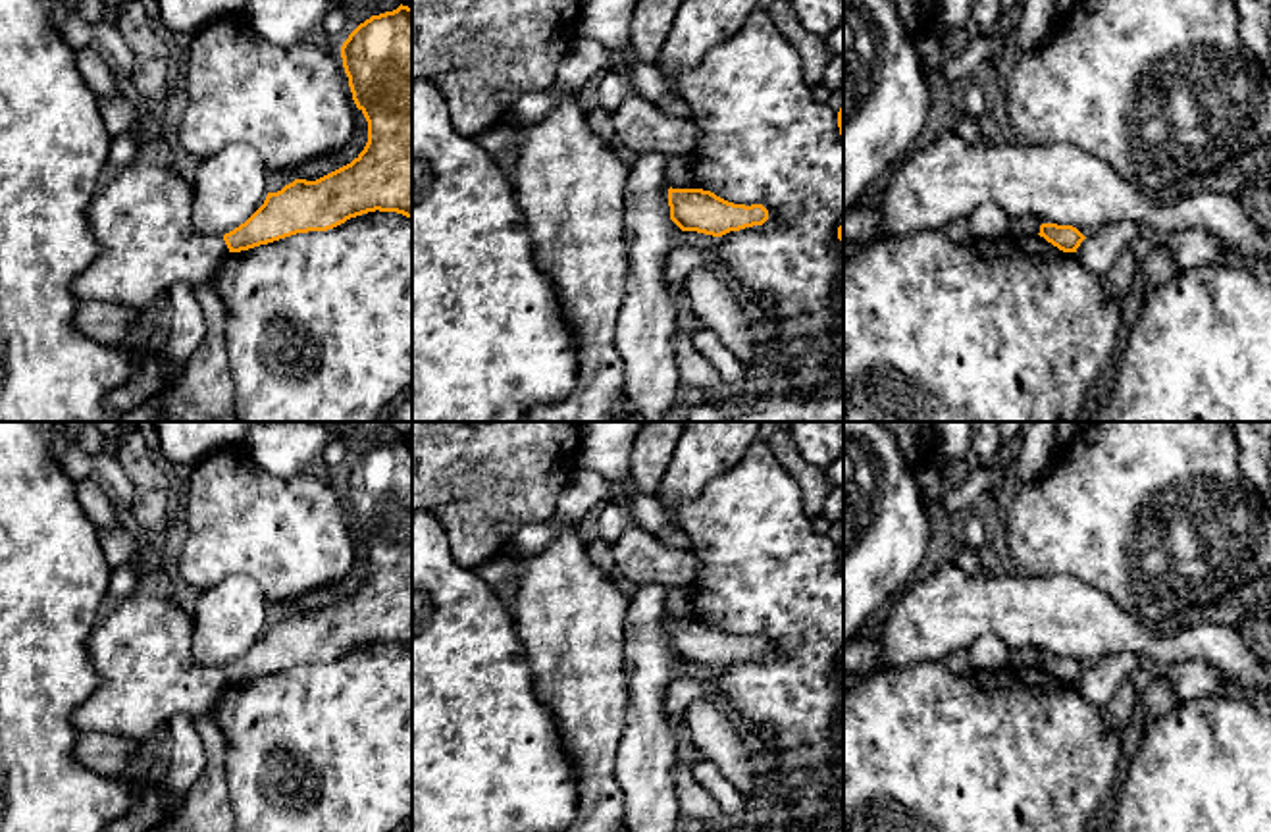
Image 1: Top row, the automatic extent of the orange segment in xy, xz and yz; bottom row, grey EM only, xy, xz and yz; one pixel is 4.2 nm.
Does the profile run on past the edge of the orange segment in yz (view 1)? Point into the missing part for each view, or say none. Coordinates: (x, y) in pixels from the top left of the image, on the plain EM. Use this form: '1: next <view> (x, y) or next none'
1: next none

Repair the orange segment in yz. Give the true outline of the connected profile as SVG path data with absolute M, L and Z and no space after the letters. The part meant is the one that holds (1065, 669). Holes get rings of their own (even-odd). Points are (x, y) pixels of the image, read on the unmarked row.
M1042 655L1038 666L1063 684L1076 684L1080 674L1086 670L1076 659L1057 655Z

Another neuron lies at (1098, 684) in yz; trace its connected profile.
M1113 653L1086 668L1075 688L1088 703L1103 707L1134 668L1136 659L1130 653Z

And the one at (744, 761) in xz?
M697 701L684 715L693 745L747 799L766 799L776 782L765 745L728 711Z

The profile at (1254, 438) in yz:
M1231 422L1238 443L1238 464L1271 512L1271 422Z

